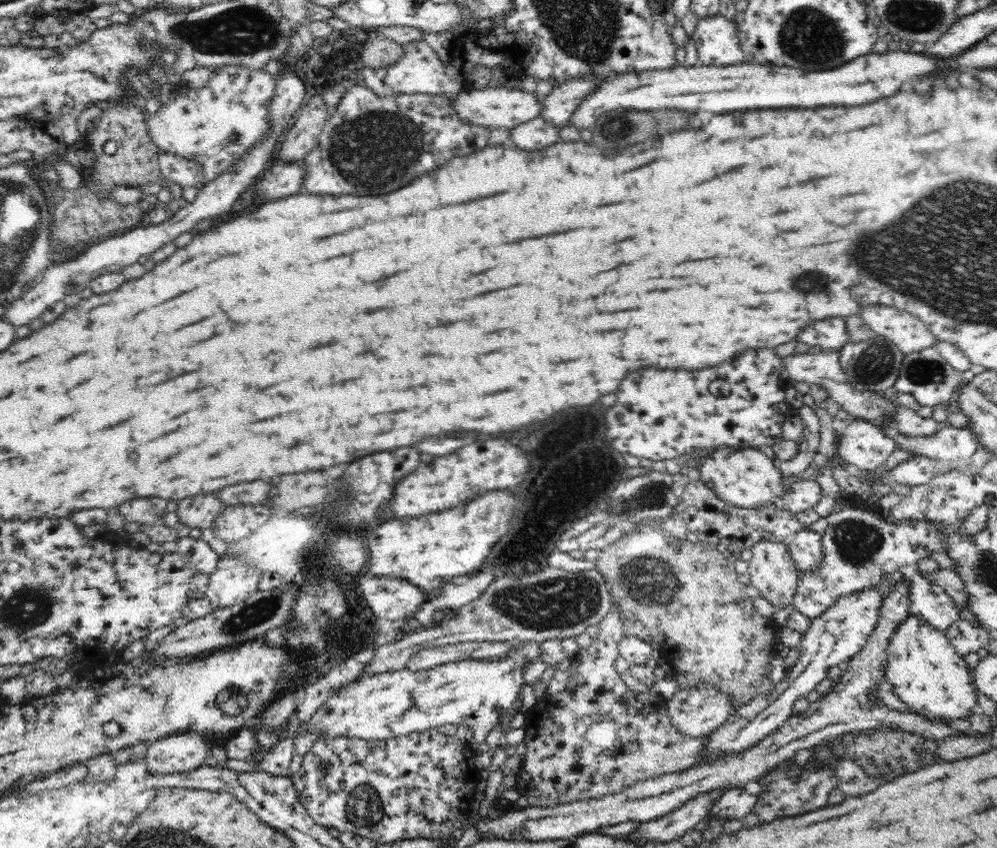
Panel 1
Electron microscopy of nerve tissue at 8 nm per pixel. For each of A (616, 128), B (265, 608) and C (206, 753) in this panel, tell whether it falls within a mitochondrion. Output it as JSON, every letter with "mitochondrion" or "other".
{"A":"mitochondrion","B":"mitochondrion","C":"other"}

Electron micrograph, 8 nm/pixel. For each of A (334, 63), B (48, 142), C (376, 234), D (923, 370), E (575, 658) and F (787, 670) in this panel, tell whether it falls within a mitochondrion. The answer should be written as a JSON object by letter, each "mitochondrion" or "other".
{"A":"mitochondrion","B":"other","C":"other","D":"mitochondrion","E":"other","F":"other"}

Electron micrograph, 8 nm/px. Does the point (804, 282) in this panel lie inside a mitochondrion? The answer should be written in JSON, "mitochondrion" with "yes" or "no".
{"mitochondrion":"yes"}

